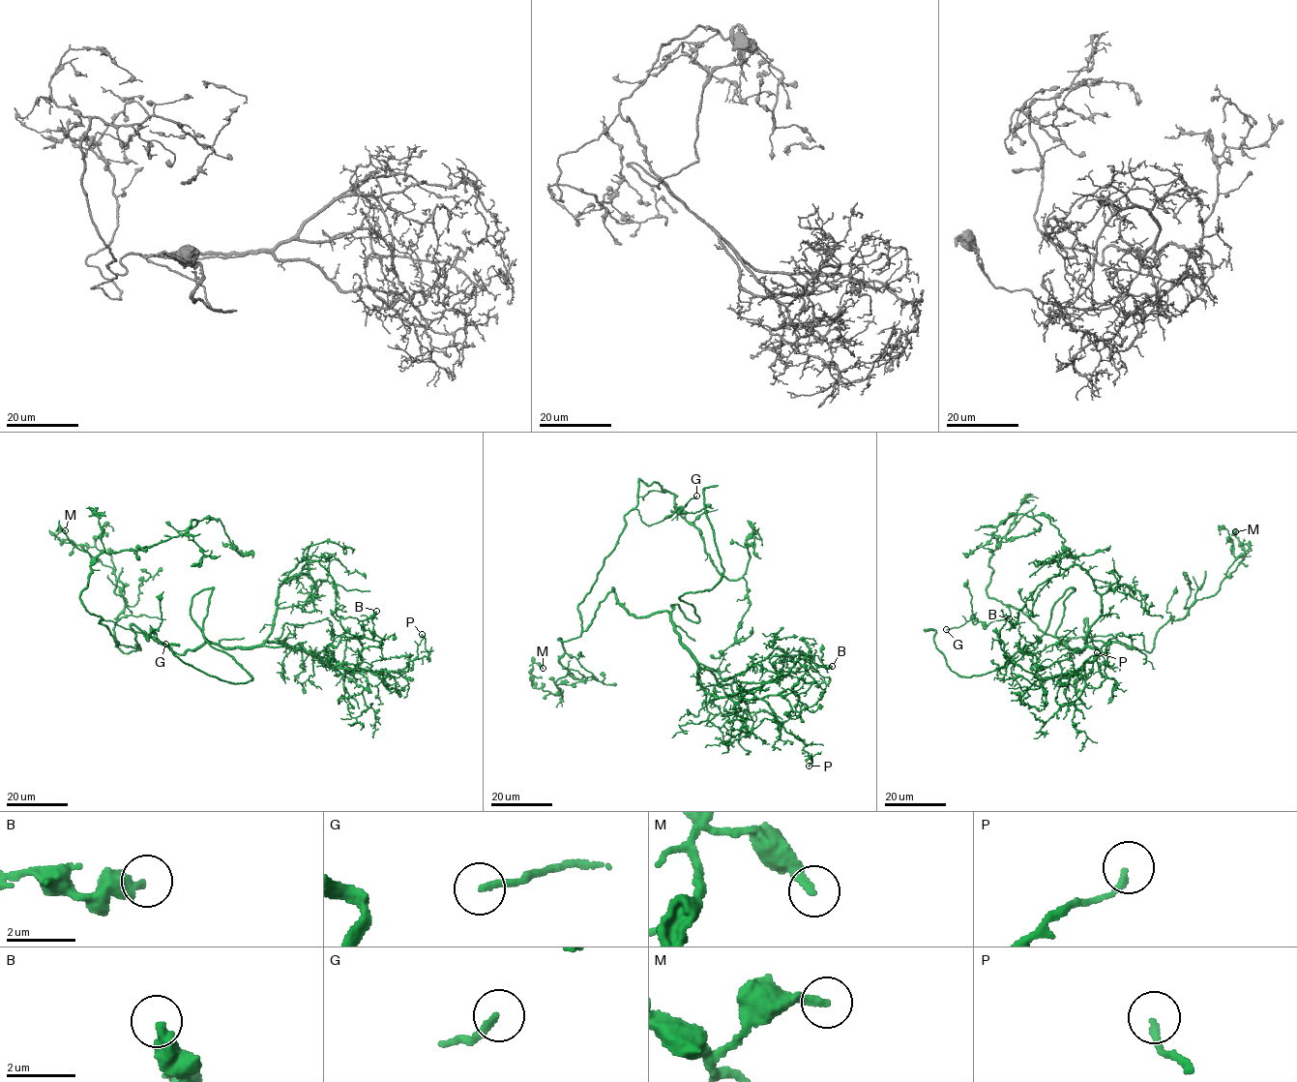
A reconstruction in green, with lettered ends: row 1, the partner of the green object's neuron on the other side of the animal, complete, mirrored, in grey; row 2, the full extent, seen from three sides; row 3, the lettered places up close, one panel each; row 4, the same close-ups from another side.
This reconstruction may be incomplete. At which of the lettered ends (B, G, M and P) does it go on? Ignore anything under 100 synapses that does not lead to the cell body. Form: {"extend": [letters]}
{"extend": []}

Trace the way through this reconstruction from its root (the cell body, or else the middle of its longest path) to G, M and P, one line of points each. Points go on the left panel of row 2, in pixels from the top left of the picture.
G: (139, 646), (115, 640), (115, 646), (101, 619), (146, 637), (154, 632), (165, 644)
M: (139, 646), (124, 653), (116, 644), (125, 604), (111, 567), (61, 542), (56, 535), (65, 530)
P: (139, 646), (132, 624), (180, 654), (207, 642), (275, 641), (330, 667), (398, 672), (427, 656), (422, 634)

